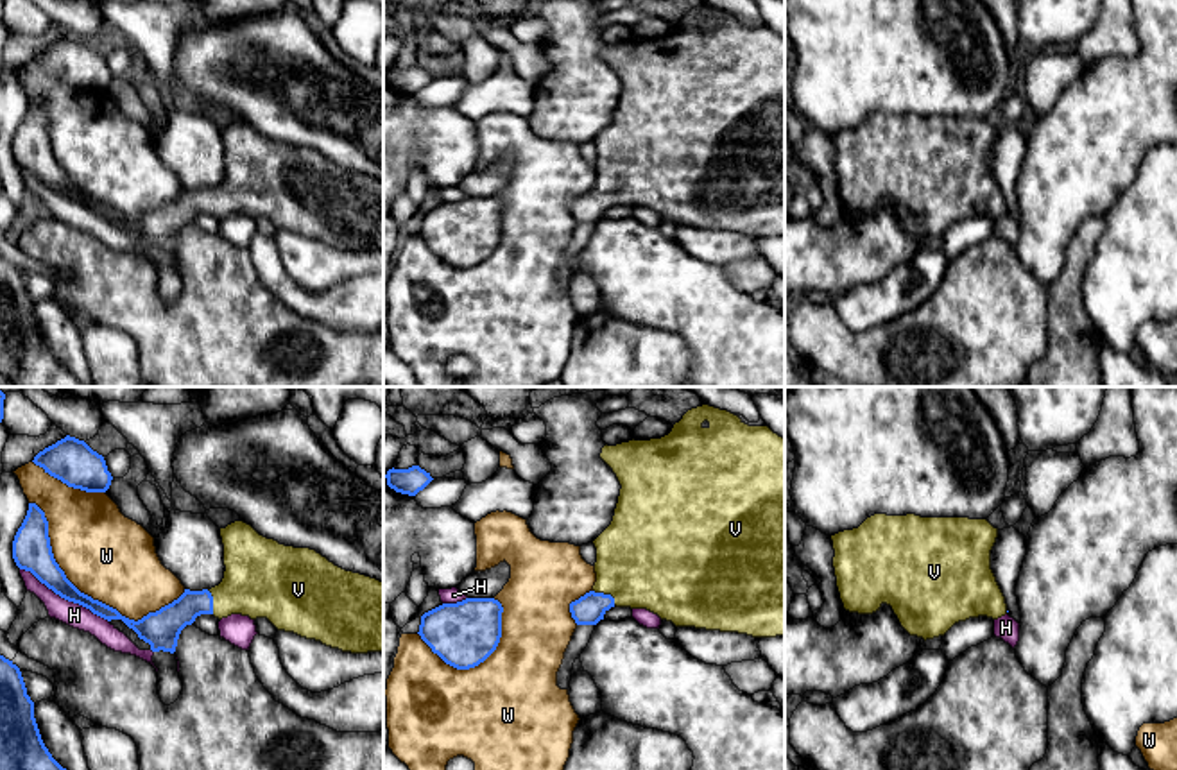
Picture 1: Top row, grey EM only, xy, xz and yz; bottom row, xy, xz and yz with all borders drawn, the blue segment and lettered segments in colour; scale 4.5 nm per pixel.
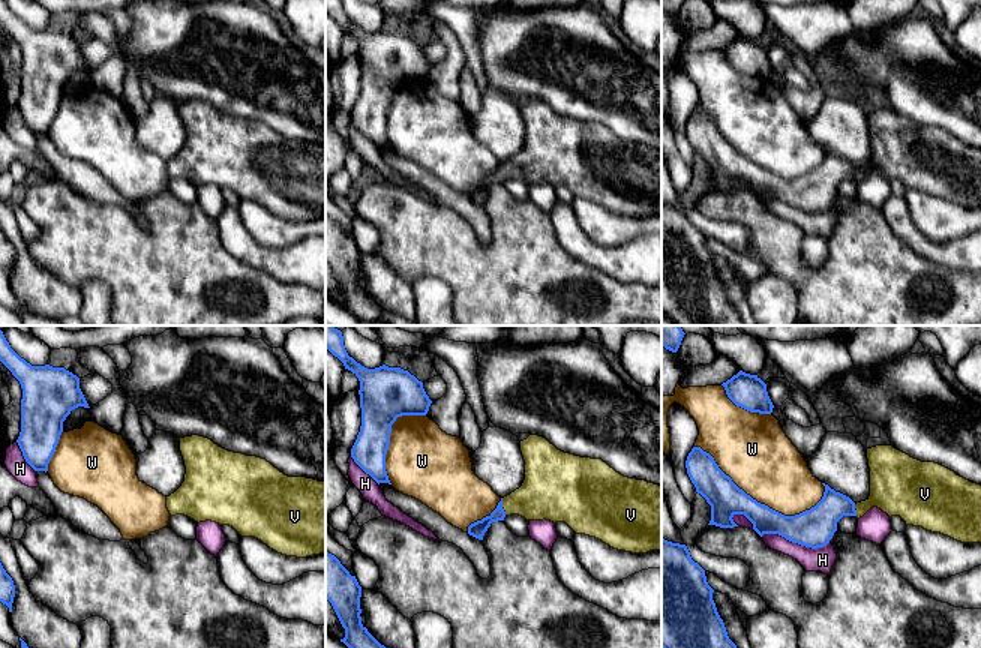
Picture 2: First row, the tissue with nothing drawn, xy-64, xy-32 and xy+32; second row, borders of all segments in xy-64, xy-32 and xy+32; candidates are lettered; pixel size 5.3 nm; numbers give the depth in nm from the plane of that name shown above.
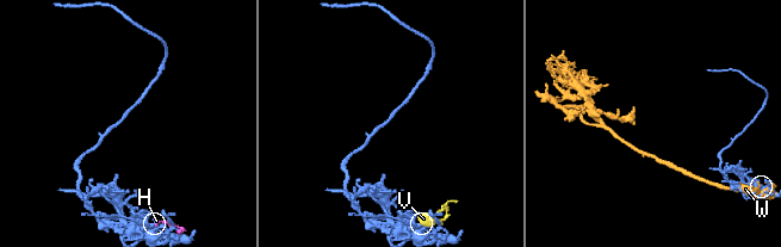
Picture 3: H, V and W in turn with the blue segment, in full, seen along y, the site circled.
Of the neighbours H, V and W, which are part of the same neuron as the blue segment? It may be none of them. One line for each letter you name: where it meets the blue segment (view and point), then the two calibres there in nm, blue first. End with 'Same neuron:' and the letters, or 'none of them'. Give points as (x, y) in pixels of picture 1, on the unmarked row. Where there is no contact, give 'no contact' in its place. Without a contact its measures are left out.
V: contact xz (606, 194); calibres 140 and 460 nm
Same neuron: V

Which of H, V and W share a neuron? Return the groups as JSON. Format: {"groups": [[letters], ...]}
{"groups": [["H"], ["V"], ["W"]]}

